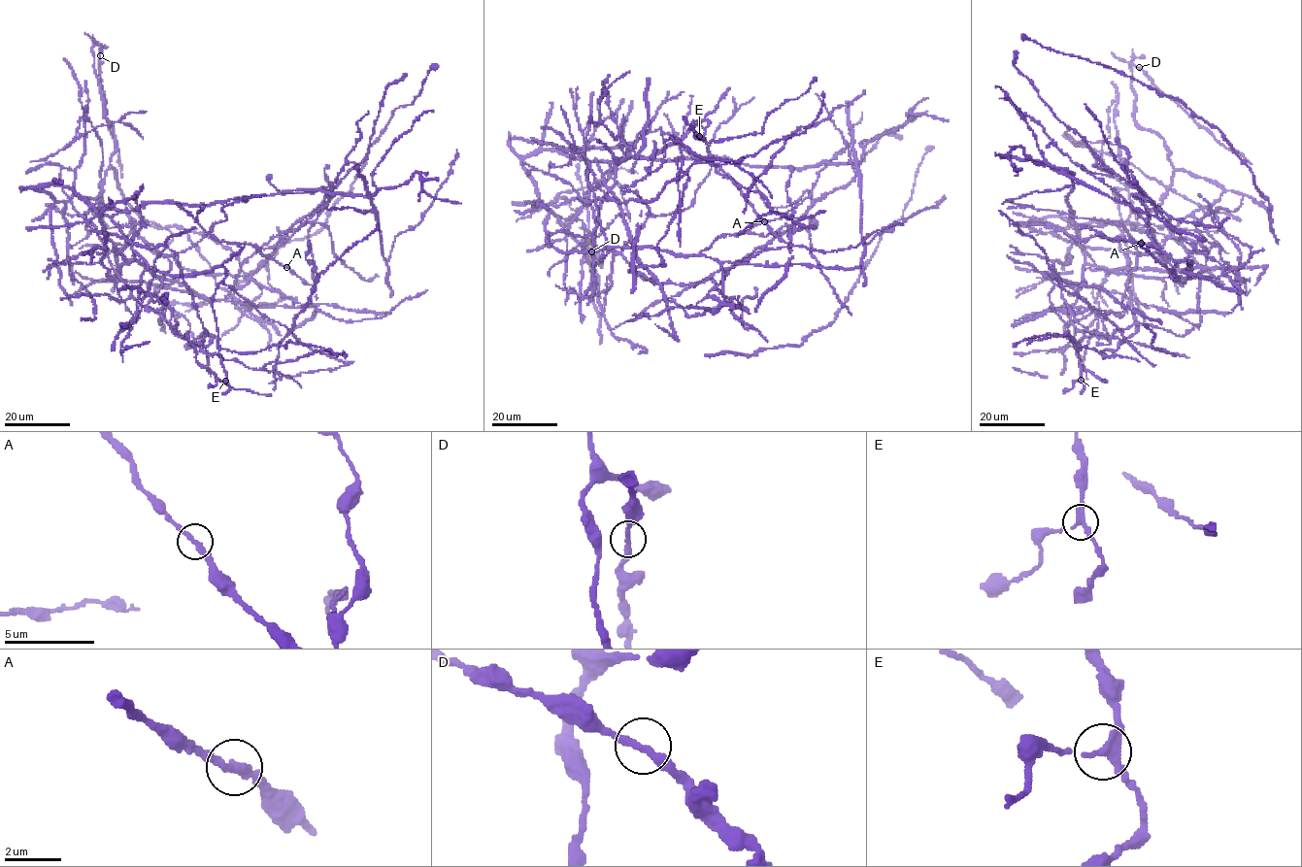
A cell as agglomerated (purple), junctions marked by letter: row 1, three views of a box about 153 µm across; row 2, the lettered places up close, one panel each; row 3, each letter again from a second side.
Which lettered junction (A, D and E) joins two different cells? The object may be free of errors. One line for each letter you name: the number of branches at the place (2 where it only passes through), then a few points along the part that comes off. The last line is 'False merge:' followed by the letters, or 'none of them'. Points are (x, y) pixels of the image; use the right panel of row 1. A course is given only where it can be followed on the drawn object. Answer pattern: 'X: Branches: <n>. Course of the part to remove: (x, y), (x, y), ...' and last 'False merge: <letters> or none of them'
False merge: none of them

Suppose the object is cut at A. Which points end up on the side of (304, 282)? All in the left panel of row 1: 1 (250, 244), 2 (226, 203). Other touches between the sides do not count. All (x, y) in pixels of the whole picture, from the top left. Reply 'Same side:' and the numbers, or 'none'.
Same side: 2

